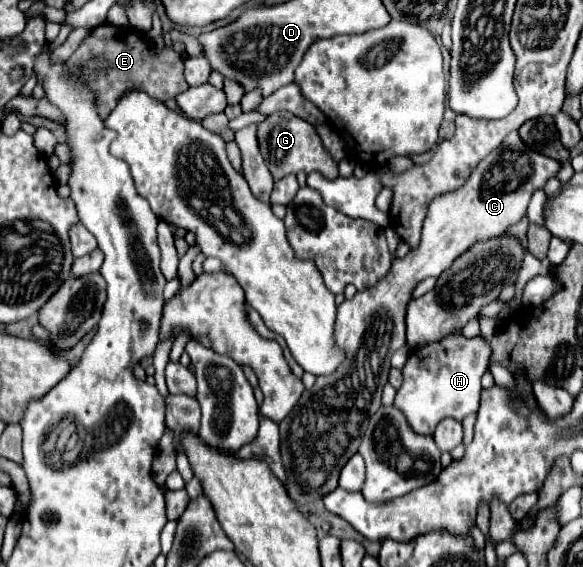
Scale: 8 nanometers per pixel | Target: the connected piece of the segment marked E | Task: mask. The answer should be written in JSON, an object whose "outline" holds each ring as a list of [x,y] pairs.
{"outline":[[[109,23],[95,27],[91,35],[81,43],[81,47],[69,57],[69,61],[71,65],[83,63],[83,67],[87,67],[85,73],[97,91],[99,113],[103,119],[109,117],[117,101],[129,91],[139,89],[157,101],[167,101],[189,87],[183,77],[183,59],[171,47],[165,47],[157,57],[153,57],[143,33],[135,27],[113,27]]]}

